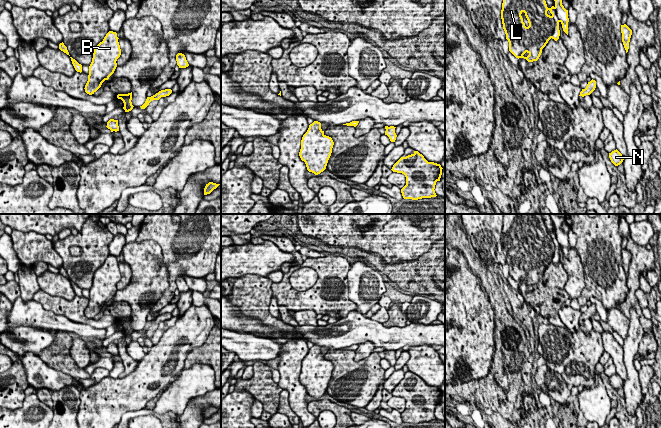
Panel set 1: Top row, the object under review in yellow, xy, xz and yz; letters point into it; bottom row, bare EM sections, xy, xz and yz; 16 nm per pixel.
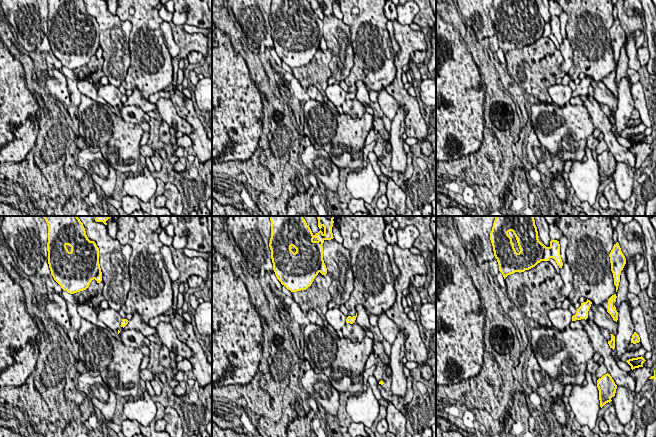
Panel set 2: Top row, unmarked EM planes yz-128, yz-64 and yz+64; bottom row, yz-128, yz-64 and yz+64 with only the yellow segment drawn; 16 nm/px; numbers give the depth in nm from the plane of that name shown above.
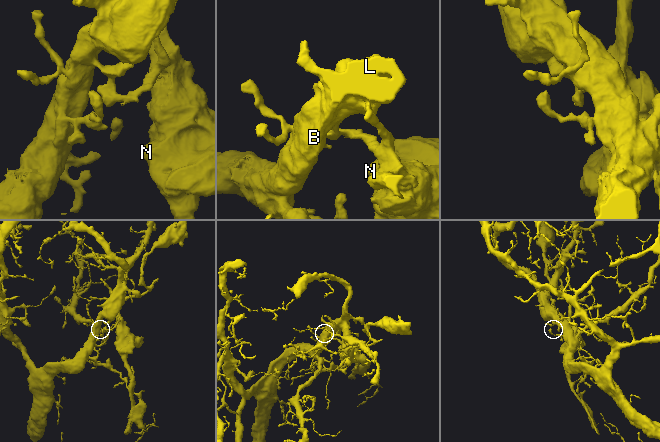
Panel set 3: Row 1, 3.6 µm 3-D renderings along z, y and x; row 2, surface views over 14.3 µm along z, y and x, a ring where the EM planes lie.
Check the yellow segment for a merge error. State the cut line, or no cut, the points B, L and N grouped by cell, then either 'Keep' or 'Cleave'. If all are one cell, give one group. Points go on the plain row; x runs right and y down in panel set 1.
Split along yz (554, 231), (556, 240), (560, 245). Groups: B L / N. Cleave

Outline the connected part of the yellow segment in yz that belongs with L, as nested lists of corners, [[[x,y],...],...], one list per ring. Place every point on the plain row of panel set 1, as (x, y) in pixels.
[[[504,214],[501,243],[509,275],[528,286],[537,285],[548,265],[551,262],[557,265],[560,260],[556,233],[547,231],[541,214]]]

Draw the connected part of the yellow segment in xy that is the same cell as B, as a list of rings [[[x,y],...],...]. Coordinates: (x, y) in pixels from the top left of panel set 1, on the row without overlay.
[[[109,255],[103,265],[95,271],[89,290],[88,305],[84,312],[87,318],[94,318],[114,297],[116,285],[121,279],[118,263],[116,256]]]

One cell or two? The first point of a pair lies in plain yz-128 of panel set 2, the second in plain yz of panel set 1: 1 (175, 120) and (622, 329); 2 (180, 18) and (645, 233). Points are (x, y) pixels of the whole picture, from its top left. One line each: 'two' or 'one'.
1: one
2: one

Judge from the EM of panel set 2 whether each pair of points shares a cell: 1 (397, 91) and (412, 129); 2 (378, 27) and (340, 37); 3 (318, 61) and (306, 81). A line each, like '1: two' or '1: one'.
1: one
2: two
3: one

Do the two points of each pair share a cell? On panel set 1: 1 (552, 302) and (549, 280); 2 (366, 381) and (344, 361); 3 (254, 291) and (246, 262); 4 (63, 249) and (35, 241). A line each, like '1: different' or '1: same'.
1: same
2: same
3: different
4: different

